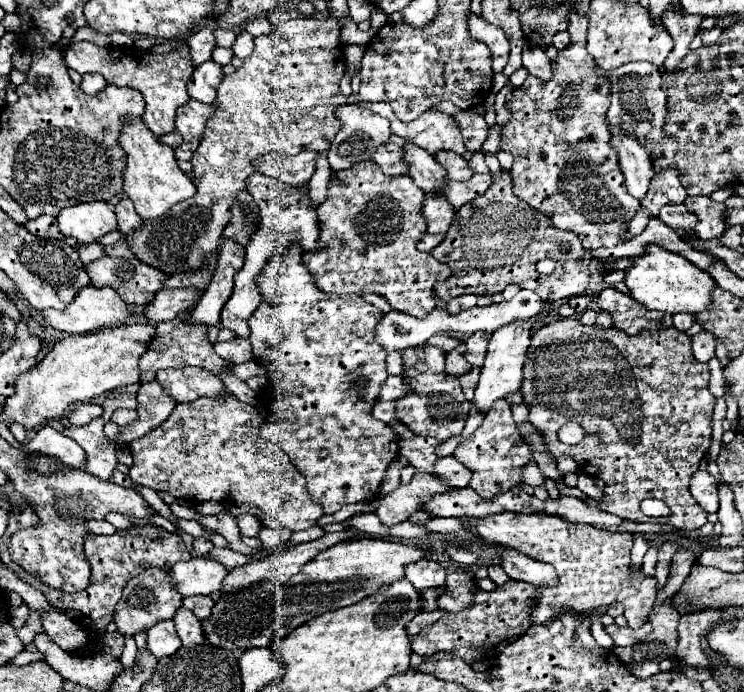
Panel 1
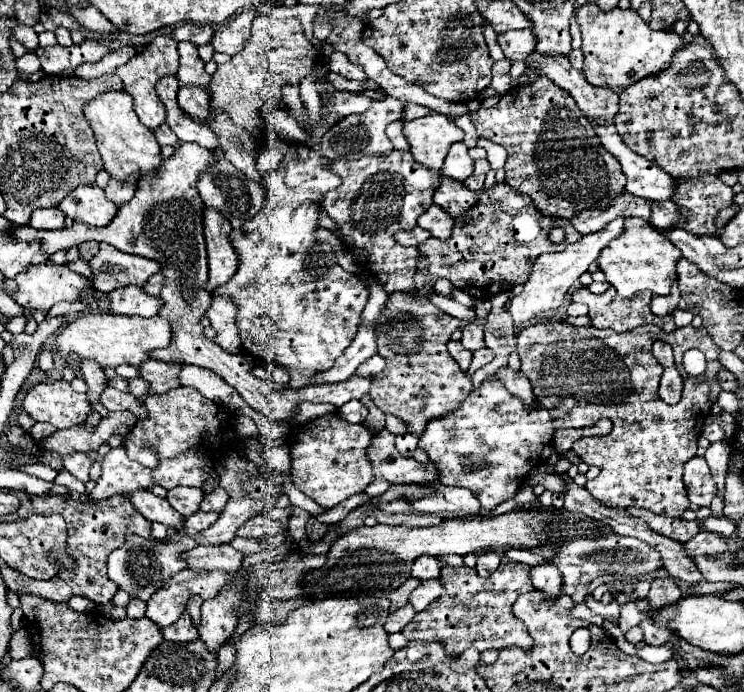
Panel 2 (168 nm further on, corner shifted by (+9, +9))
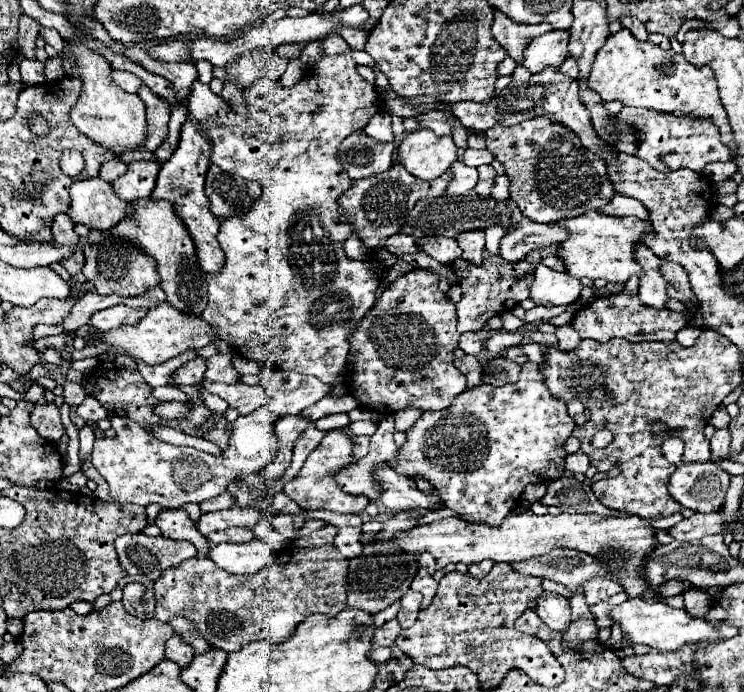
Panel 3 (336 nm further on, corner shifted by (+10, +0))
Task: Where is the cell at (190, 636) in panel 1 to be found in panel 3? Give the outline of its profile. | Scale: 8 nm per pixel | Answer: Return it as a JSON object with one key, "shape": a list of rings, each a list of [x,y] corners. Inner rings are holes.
{"shape":[[[174,634],[170,640],[166,640],[166,658],[186,668],[194,658],[194,648],[184,642],[180,634]]]}

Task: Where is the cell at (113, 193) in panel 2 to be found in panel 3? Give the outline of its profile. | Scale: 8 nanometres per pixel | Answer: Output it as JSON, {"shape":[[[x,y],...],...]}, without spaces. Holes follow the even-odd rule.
{"shape":[[[146,160],[130,162],[126,174],[122,174],[116,182],[112,182],[112,190],[122,200],[150,196],[156,186],[158,170],[160,170],[158,162],[146,162]]]}

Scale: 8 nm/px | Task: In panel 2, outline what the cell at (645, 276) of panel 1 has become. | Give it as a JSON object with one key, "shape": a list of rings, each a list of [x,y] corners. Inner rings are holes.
{"shape":[[[627,217],[623,225],[623,235],[601,249],[597,265],[605,273],[605,279],[617,289],[621,297],[631,297],[637,295],[639,291],[667,295],[675,281],[675,265],[679,259],[681,251],[665,235],[661,235],[651,225],[651,221],[641,217]]]}

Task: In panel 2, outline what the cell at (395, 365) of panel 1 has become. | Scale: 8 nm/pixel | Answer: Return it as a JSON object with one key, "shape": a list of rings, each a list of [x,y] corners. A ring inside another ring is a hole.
{"shape":[[[375,353],[375,355],[371,355],[365,363],[361,363],[361,365],[357,367],[355,375],[357,375],[357,377],[367,377],[367,379],[371,379],[371,377],[375,377],[377,373],[381,373],[383,367],[385,367],[385,359],[381,359],[381,357]]]}

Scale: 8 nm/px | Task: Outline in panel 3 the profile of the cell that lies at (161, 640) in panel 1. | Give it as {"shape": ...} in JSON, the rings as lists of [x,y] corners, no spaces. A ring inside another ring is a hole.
{"shape":[[[324,526],[318,532],[320,534],[312,534],[308,540],[288,544],[284,554],[276,556],[272,564],[252,576],[230,574],[204,556],[184,560],[180,568],[168,570],[156,580],[154,618],[170,622],[174,616],[186,614],[208,644],[226,652],[236,652],[244,644],[256,640],[266,640],[270,644],[288,640],[296,624],[314,612],[336,616],[336,612],[346,608],[344,572],[348,560],[332,546],[338,532],[334,526]],[[302,542],[308,542],[308,546],[302,546]]]}

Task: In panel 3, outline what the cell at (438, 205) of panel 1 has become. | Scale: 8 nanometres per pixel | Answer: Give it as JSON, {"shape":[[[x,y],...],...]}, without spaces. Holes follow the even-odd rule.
{"shape":[[[424,236],[424,238],[416,240],[416,244],[422,248],[422,252],[426,252],[428,256],[432,256],[434,260],[438,260],[442,264],[450,264],[454,258],[460,256],[460,246],[456,244],[454,238]]]}

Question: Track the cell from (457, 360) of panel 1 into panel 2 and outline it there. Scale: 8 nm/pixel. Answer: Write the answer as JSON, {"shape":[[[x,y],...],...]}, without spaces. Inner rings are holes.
{"shape":[[[451,341],[451,343],[447,345],[447,349],[449,349],[451,357],[459,363],[459,367],[461,367],[463,371],[467,371],[467,369],[469,369],[469,363],[471,363],[471,359],[473,359],[473,353],[467,351],[459,341]]]}

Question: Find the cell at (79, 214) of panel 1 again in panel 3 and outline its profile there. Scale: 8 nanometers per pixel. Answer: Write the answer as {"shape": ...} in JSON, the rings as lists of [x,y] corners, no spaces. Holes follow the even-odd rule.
{"shape":[[[98,176],[72,184],[68,216],[74,224],[82,224],[90,230],[110,230],[126,214],[130,204],[116,198],[110,184]]]}

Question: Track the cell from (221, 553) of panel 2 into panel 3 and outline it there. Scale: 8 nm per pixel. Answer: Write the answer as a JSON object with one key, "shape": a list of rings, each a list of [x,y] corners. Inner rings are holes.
{"shape":[[[260,540],[248,544],[216,544],[208,558],[234,574],[254,574],[272,562],[274,552]]]}

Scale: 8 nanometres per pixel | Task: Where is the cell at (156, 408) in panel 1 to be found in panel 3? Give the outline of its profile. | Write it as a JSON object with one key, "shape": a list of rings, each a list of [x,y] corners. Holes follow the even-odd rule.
{"shape":[[[194,358],[190,362],[186,362],[184,366],[180,366],[174,374],[172,374],[172,384],[174,388],[180,386],[196,386],[206,372],[206,358]]]}

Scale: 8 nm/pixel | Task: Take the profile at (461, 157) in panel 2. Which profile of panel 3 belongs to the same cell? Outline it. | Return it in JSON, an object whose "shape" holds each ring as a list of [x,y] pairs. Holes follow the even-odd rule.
{"shape":[[[456,160],[450,166],[450,172],[452,172],[452,180],[448,182],[448,188],[446,188],[446,192],[450,196],[468,194],[476,186],[476,180],[478,180],[478,170],[476,168],[470,168],[464,162]]]}

